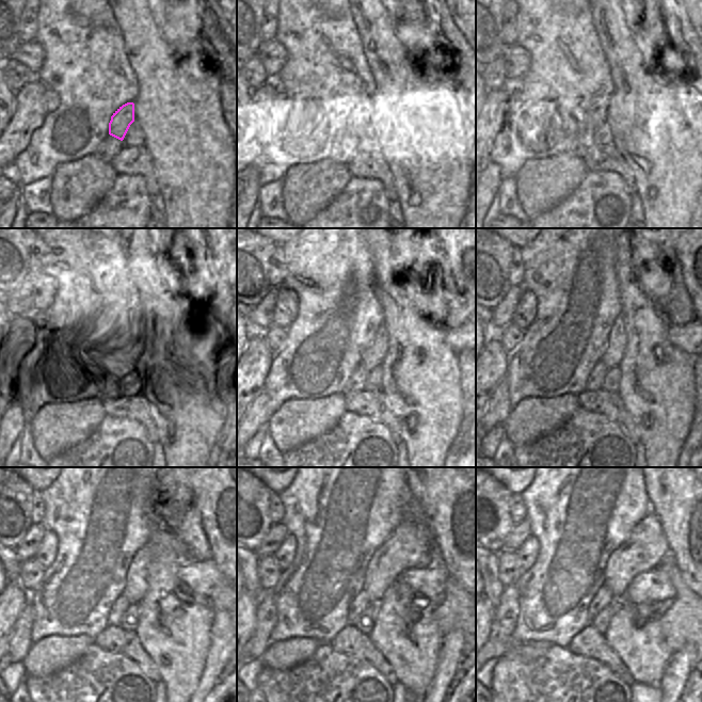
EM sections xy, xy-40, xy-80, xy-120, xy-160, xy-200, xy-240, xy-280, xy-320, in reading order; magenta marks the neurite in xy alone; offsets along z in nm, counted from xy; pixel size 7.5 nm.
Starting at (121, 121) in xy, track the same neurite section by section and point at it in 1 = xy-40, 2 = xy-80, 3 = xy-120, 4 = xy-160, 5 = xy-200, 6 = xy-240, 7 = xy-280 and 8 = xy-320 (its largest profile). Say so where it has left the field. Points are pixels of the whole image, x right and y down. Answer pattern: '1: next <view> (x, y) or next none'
1: next xy-40 (361, 115)
2: next xy-80 (597, 111)
3: next xy-120 (127, 355)
4: next xy-160 (373, 354)
5: next xy-200 (617, 339)
6: next xy-240 (136, 588)
7: next xy-280 (409, 546)
8: next xy-320 (645, 547)

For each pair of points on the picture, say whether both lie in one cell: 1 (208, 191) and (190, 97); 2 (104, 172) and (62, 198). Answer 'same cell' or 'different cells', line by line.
1: same cell
2: same cell

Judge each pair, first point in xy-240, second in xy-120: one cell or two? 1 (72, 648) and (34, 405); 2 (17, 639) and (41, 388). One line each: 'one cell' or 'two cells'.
1: two cells
2: two cells

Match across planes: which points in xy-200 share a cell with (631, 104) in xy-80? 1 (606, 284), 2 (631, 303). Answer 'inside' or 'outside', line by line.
1: outside
2: inside

